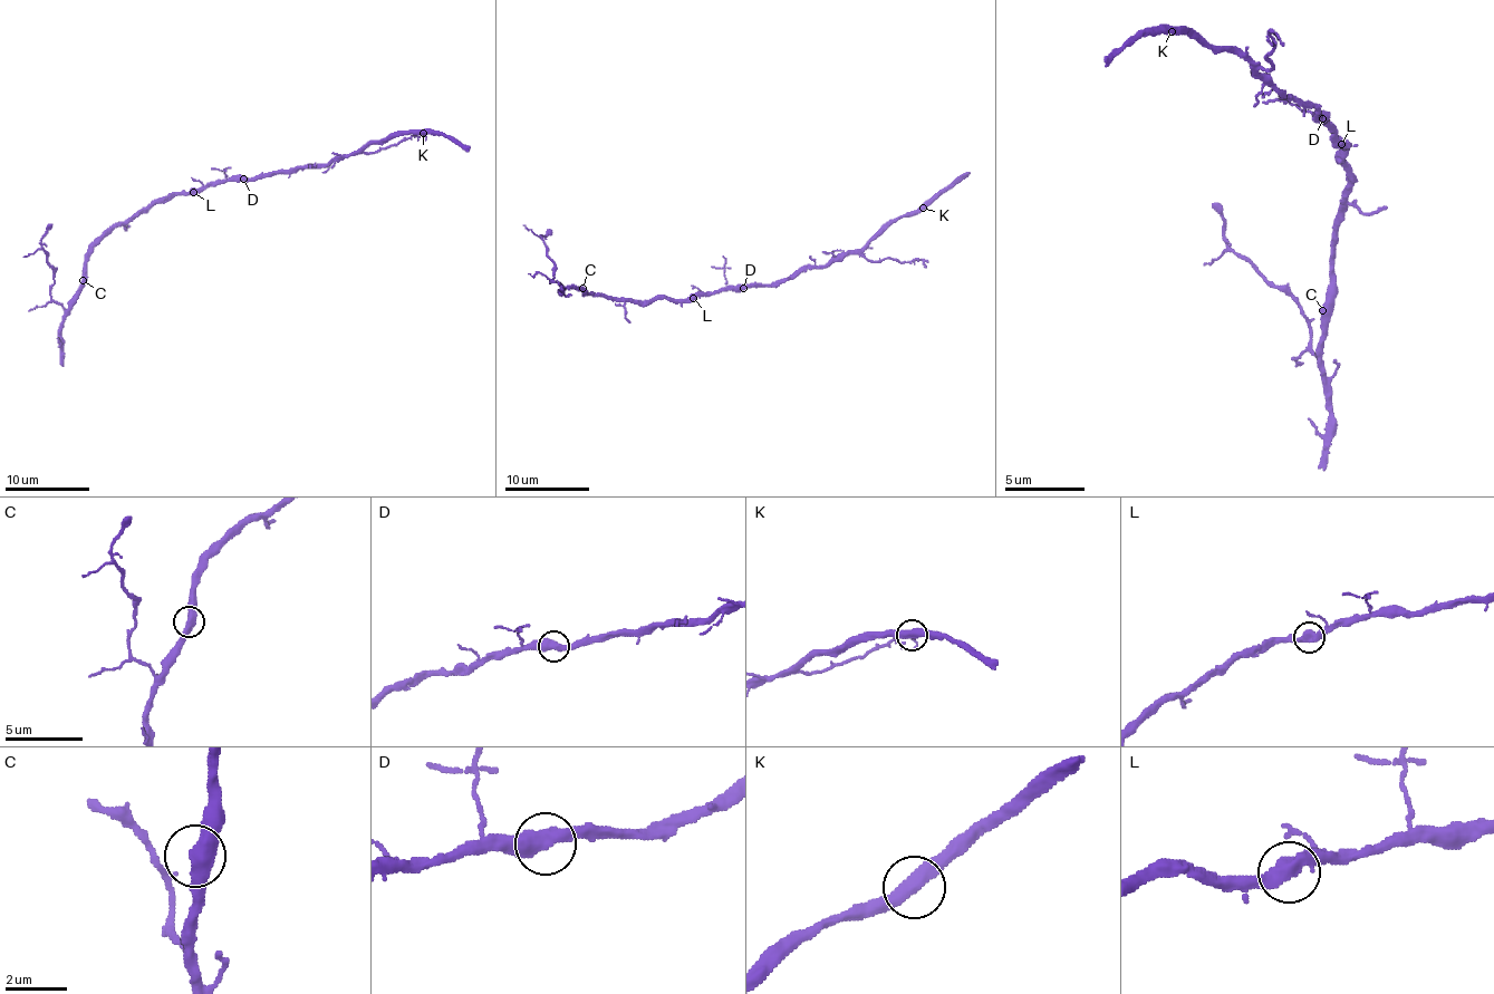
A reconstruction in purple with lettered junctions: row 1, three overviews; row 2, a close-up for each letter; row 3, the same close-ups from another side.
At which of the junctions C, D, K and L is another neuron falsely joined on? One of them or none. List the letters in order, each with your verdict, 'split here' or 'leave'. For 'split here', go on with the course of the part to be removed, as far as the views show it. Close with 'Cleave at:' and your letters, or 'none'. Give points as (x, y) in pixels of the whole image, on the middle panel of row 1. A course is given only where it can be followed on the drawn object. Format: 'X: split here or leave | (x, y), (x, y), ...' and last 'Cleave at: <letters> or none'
C: leave
D: leave
K: leave
L: leave
Cleave at: none

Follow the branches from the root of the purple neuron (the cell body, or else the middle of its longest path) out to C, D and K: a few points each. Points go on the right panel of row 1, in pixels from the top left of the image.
C: (1335, 138), (1342, 146), (1342, 163), (1347, 166), (1347, 210), (1335, 234), (1330, 302), (1322, 310)
D: (1335, 138), (1335, 131), (1322, 118)
K: (1335, 138), (1335, 131), (1311, 107), (1302, 107), (1231, 51), (1215, 51), (1187, 31), (1172, 31)

